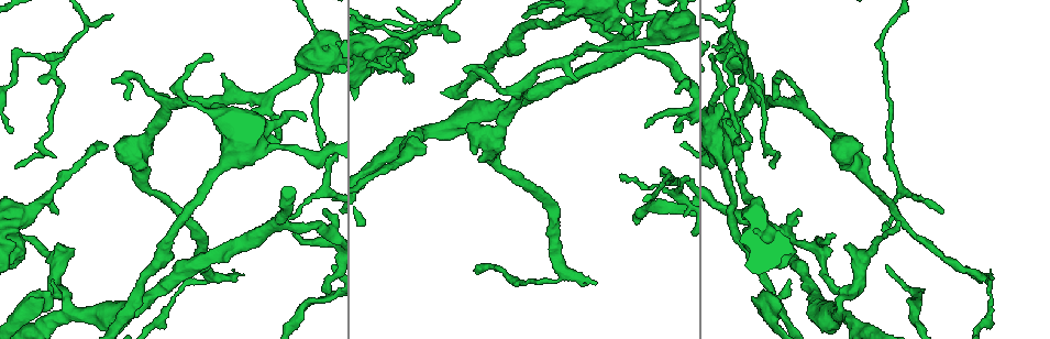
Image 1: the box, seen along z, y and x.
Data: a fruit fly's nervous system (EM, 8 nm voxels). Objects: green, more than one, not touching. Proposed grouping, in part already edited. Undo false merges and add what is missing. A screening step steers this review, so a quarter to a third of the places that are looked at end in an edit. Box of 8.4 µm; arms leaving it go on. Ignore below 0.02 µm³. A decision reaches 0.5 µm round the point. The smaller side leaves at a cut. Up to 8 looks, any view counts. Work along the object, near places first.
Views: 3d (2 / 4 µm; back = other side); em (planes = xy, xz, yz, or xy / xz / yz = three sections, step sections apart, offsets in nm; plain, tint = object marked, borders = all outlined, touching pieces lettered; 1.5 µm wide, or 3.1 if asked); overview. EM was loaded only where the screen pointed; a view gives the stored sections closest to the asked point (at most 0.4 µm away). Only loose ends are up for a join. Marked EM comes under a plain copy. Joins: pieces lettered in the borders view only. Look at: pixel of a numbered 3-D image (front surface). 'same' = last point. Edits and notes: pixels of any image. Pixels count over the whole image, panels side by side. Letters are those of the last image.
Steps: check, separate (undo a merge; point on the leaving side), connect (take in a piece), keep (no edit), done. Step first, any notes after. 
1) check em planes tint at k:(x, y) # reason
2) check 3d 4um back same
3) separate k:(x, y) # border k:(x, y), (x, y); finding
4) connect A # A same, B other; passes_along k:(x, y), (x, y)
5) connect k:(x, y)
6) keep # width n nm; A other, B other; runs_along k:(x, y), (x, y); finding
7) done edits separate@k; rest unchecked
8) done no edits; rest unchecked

check em planes borders at 1:(105, 147) # tapers out

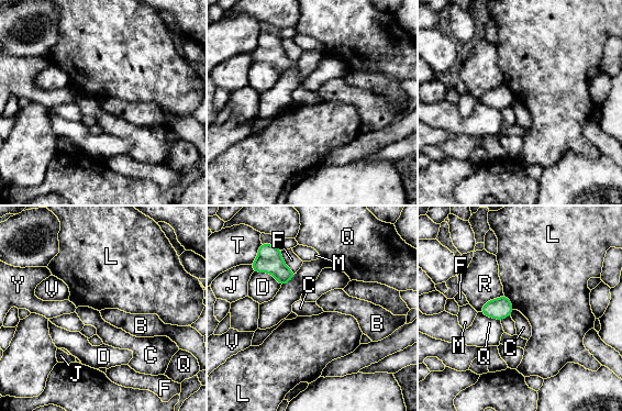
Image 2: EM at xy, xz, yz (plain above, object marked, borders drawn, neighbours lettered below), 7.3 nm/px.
keep # B other, C other, D other, F other, J other, L other, M other, Q other, R other, T other, V other, Y other; border 2:(479, 312), (500, 321); no lettered piece goes on from it

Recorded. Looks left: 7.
check em planes borders at 1:(576, 50) # free end

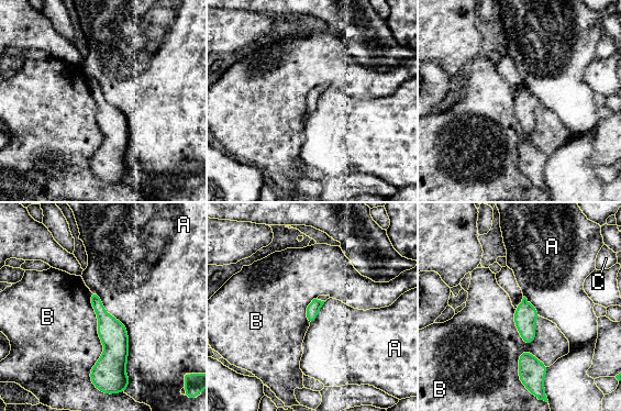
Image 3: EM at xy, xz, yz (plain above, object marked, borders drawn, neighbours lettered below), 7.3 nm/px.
keep # A other, B other, C other; border 3:(89, 291), (103, 392); none of them fits

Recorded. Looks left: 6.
check em xy step 8 tint at 1:(883, 227) # tapers out

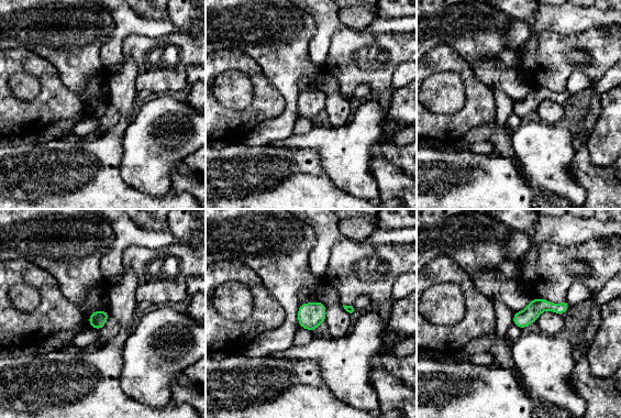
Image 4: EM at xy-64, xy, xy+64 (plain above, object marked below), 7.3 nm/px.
check em planes borders same # cut it another way

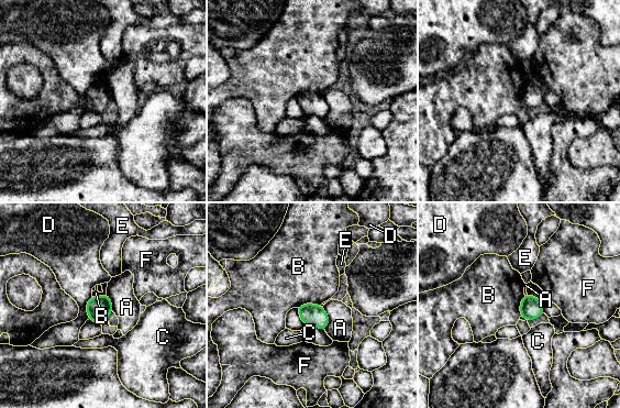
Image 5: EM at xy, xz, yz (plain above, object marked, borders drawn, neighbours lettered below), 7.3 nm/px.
keep # A other, B other, C other, D other, E other, F other; no lettered piece goes on from it

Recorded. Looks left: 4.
done no edits; rest unchecked

